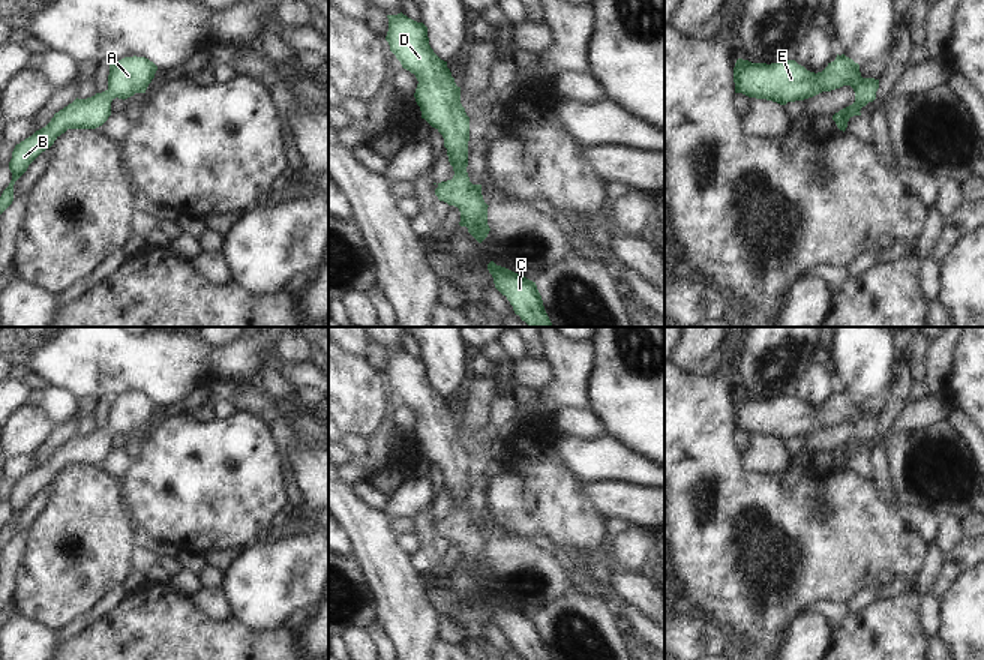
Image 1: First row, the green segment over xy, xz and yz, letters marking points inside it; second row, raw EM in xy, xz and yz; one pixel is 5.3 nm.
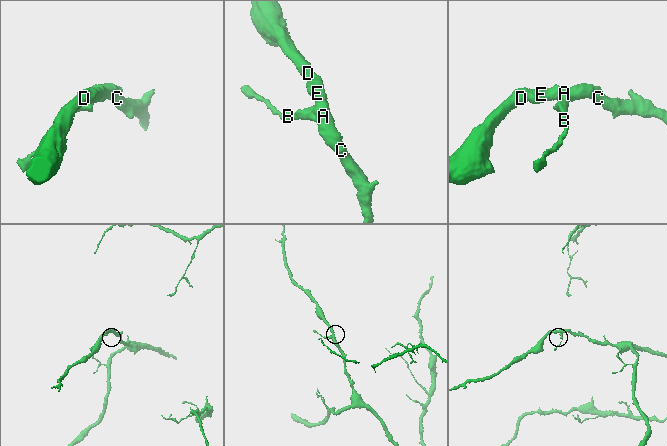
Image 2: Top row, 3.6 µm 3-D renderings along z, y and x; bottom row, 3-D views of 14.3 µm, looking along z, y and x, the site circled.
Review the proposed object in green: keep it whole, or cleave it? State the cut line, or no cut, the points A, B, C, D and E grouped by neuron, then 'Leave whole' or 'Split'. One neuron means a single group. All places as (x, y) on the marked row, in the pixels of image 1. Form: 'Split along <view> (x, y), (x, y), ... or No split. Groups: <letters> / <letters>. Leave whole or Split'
No split. Groups: A B C D E. Leave whole

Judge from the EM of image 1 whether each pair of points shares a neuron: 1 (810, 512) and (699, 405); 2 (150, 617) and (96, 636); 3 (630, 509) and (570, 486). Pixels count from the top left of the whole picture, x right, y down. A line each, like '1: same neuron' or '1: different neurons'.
1: same neuron
2: same neuron
3: different neurons

